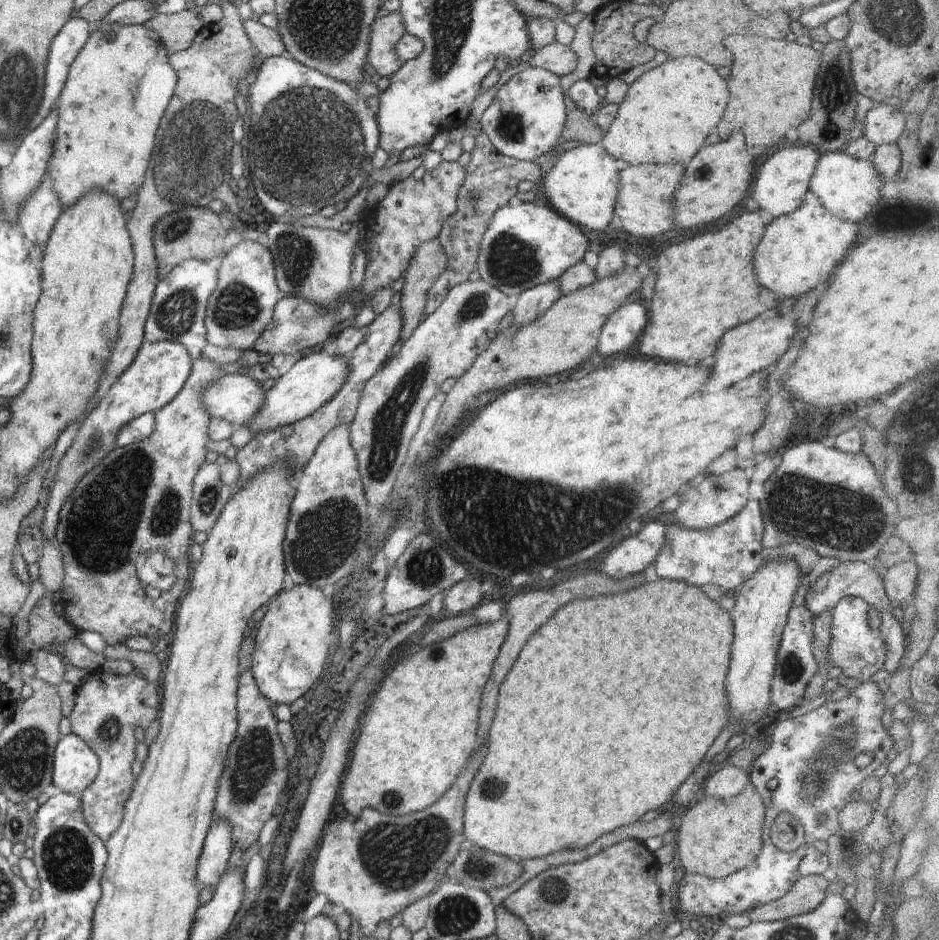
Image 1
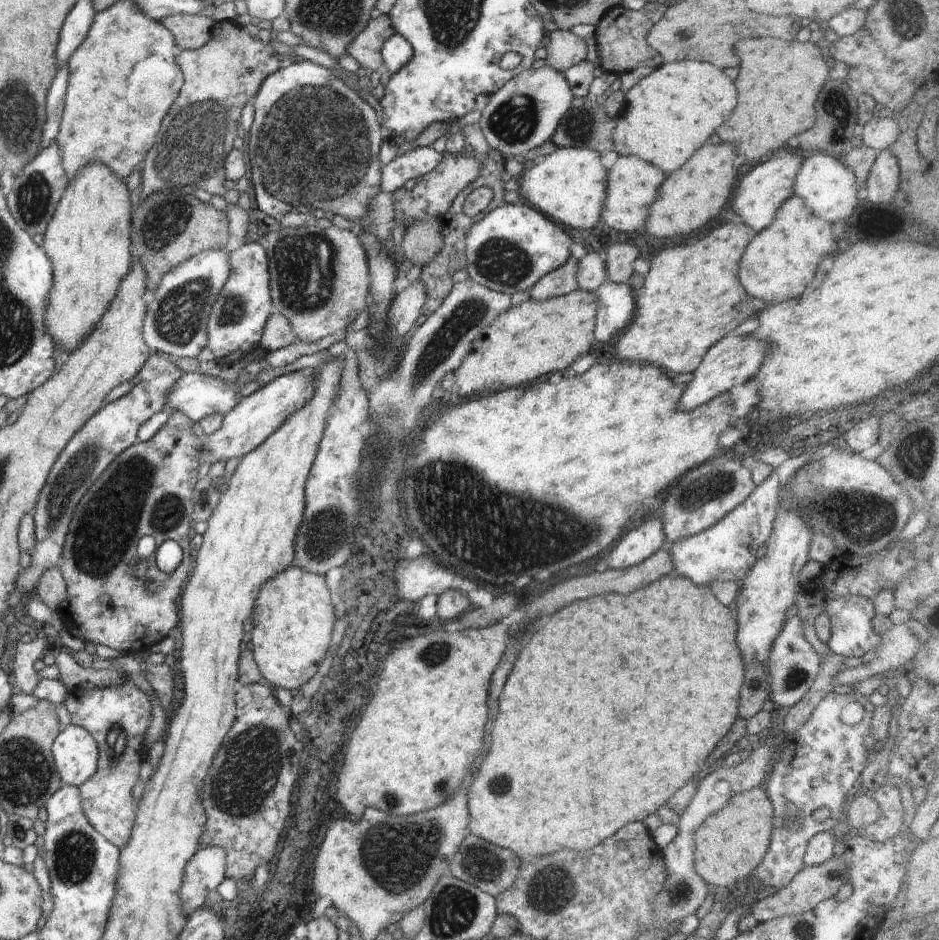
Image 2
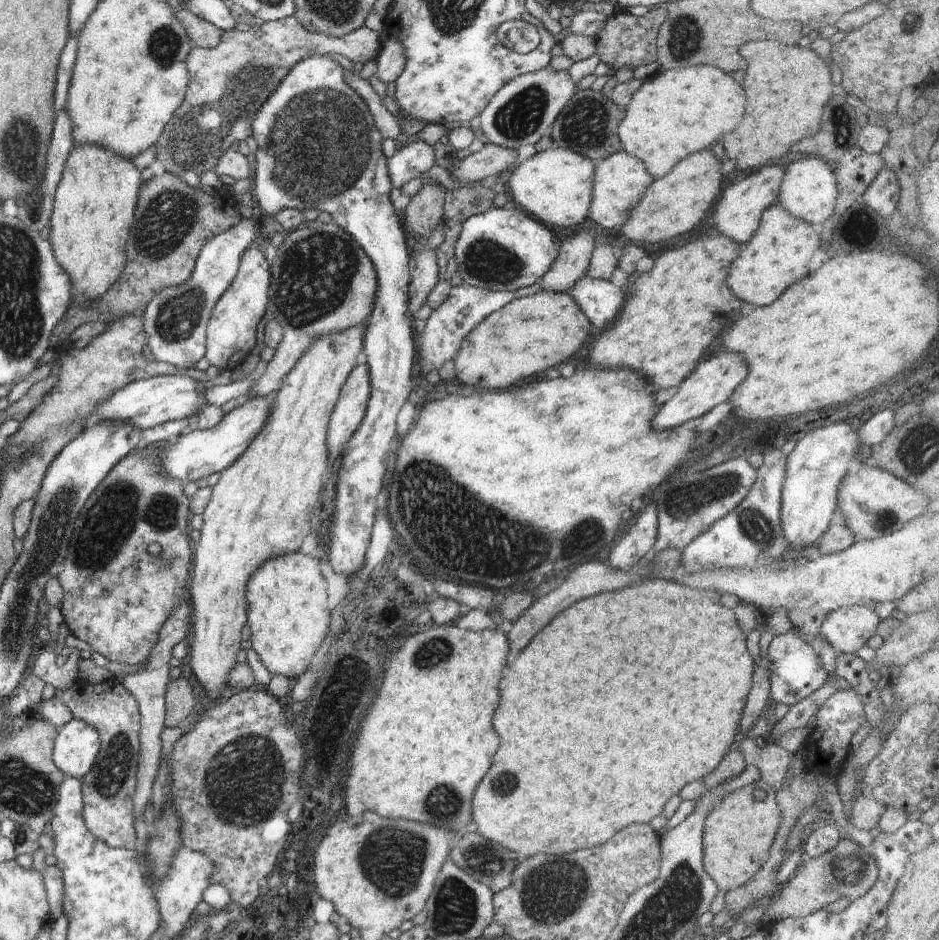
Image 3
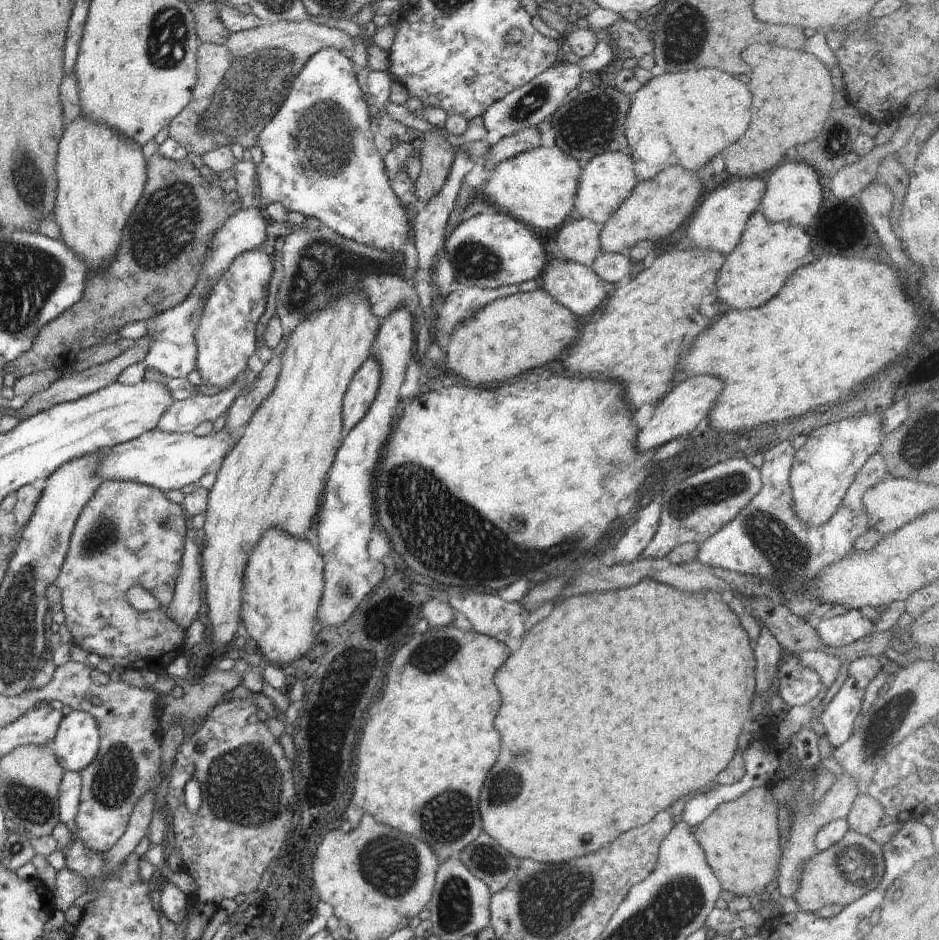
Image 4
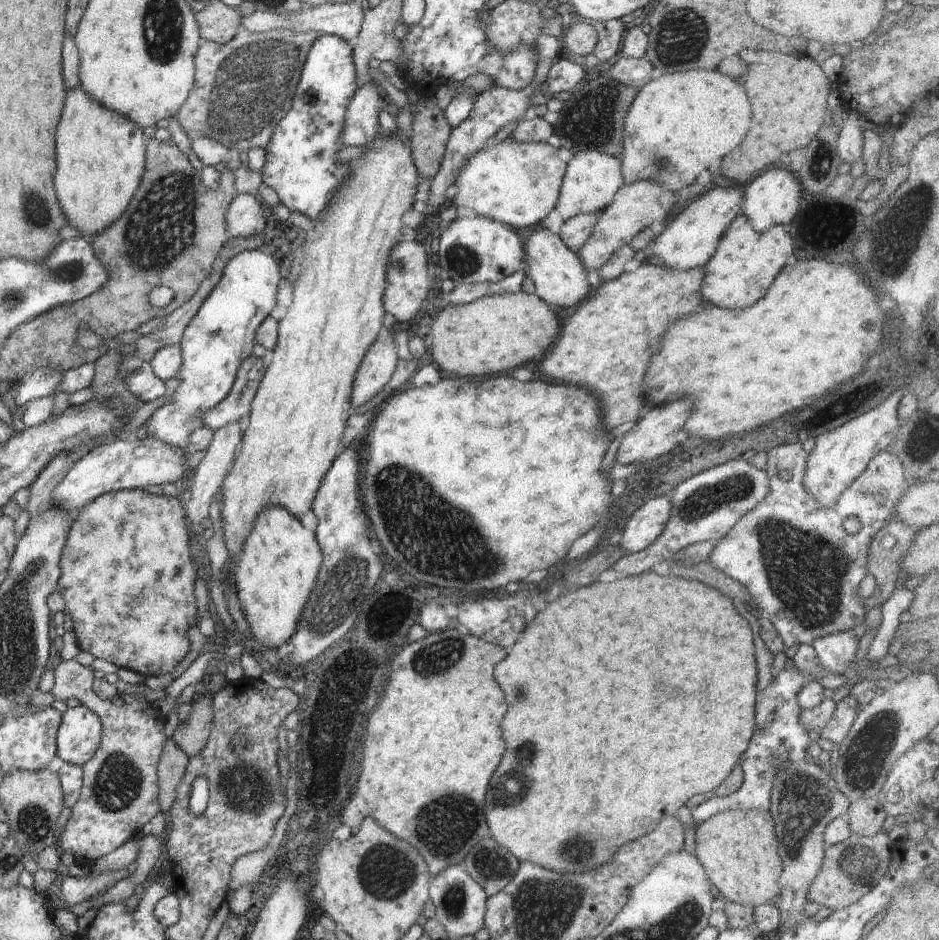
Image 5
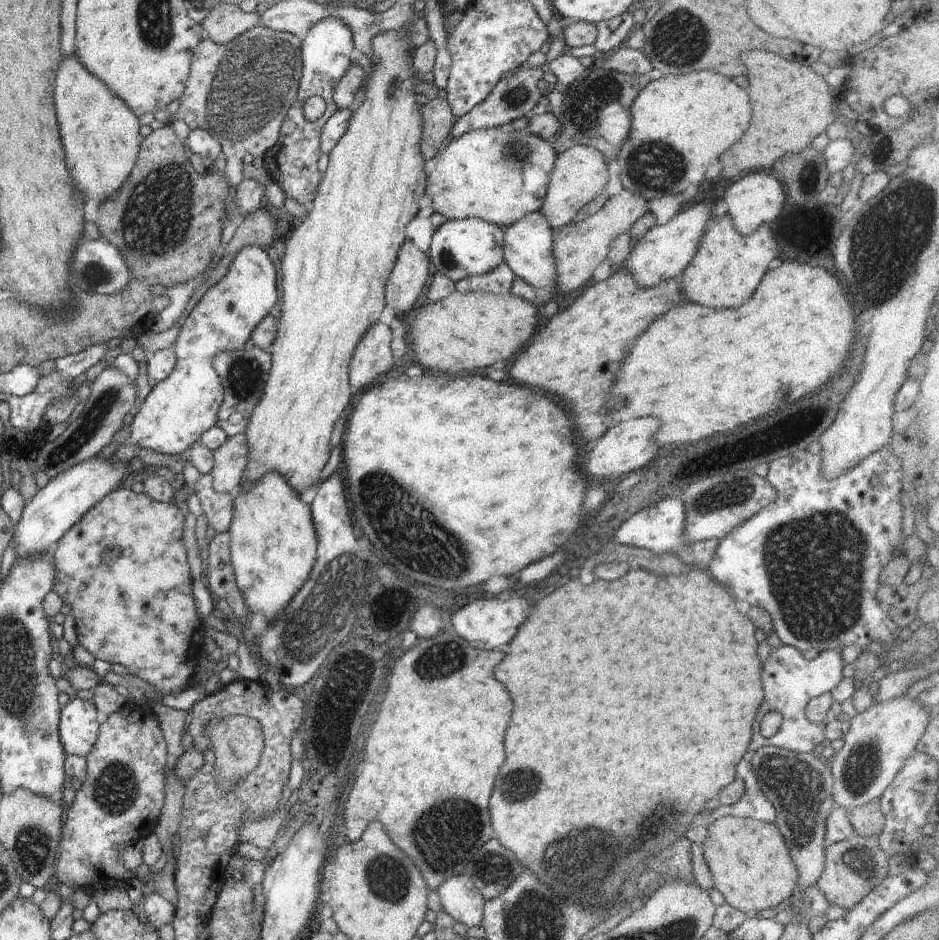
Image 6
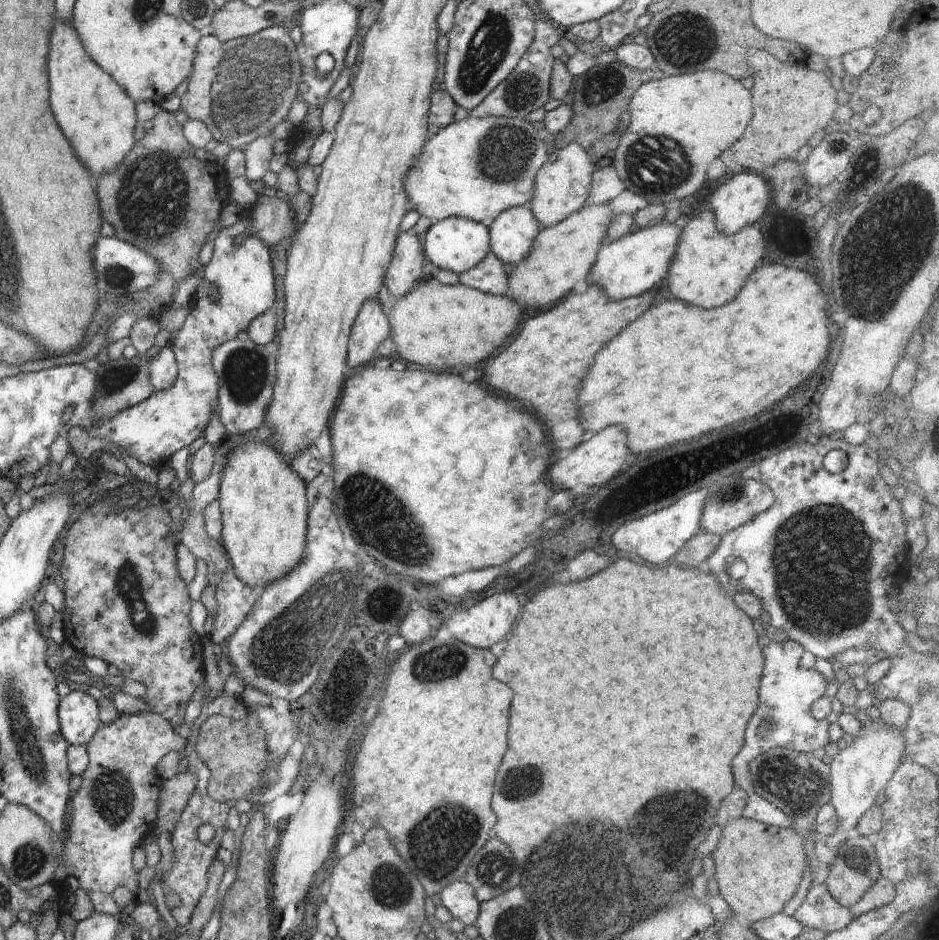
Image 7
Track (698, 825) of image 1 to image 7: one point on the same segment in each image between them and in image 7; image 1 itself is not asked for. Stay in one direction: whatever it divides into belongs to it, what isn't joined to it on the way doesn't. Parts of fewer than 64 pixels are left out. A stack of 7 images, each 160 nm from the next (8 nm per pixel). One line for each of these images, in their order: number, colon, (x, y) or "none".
2: (729, 845)
3: (738, 833)
4: (740, 839)
5: (739, 849)
6: (752, 868)
7: (758, 867)

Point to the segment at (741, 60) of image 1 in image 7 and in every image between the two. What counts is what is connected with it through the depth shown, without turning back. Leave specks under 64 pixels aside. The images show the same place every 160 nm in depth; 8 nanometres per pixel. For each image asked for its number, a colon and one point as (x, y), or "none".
2: (774, 104)
3: (787, 87)
4: (792, 91)
5: (788, 94)
6: (791, 105)
7: (791, 103)

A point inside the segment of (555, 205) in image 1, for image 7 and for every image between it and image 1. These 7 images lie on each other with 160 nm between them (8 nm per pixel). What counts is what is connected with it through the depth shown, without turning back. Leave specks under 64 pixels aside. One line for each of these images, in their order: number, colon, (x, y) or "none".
2: (570, 186)
3: (554, 187)
4: (538, 187)
5: (518, 184)
6: (496, 174)
7: (476, 168)

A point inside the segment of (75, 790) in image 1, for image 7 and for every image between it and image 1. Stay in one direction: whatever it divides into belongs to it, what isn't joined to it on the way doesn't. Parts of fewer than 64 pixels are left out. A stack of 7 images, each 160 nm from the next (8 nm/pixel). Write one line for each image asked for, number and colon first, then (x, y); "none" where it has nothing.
2: (75, 752)
3: (76, 746)
4: (75, 745)
5: (79, 734)
6: (79, 722)
7: (78, 713)

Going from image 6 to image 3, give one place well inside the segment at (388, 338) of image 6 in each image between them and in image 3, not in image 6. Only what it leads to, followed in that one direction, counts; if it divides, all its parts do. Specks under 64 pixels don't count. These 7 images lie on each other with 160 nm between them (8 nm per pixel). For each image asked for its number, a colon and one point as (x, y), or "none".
3: (349, 410)
4: (360, 393)
5: (378, 365)

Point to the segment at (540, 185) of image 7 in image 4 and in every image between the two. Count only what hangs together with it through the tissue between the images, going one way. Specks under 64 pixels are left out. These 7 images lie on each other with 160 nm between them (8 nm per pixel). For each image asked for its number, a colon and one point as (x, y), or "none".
4: (605, 181)
5: (591, 180)
6: (580, 173)

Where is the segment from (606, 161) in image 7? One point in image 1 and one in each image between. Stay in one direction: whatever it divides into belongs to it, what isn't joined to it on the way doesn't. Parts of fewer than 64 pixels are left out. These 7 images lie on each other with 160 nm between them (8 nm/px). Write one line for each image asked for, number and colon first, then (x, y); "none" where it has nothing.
1: (579, 126)
2: (586, 124)
3: (588, 126)
4: (594, 123)
5: (599, 107)
6: (595, 108)

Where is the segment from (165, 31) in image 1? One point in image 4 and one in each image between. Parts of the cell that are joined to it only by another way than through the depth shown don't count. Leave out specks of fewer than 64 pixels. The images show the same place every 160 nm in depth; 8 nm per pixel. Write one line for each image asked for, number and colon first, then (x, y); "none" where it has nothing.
2: (190, 31)
3: (203, 34)
4: (209, 28)

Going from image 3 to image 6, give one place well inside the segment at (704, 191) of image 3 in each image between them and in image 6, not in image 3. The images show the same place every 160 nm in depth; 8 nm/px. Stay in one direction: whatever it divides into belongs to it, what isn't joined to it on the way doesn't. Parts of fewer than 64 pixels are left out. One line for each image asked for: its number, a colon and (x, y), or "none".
4: (655, 208)
5: (636, 206)
6: (578, 248)

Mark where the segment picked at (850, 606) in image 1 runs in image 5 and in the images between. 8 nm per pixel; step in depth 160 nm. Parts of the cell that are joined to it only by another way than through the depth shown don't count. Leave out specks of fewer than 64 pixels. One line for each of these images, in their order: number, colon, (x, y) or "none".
2: (852, 634)
3: (848, 628)
4: (848, 628)
5: (835, 652)

